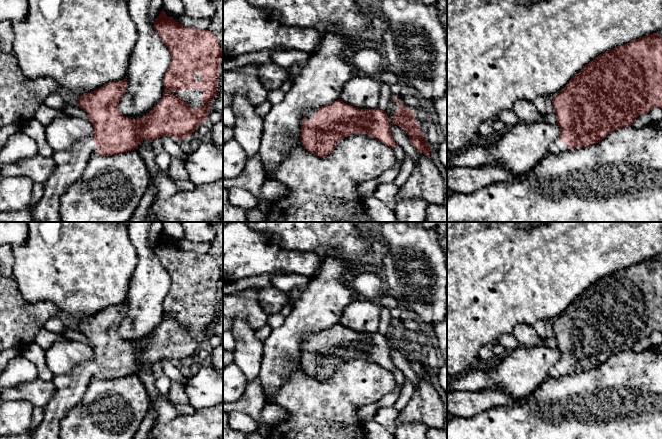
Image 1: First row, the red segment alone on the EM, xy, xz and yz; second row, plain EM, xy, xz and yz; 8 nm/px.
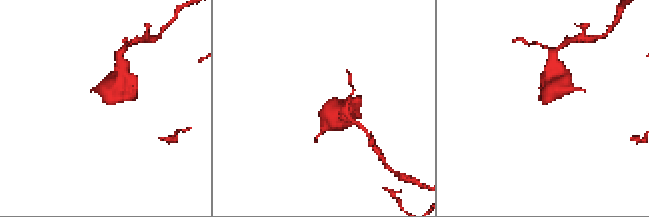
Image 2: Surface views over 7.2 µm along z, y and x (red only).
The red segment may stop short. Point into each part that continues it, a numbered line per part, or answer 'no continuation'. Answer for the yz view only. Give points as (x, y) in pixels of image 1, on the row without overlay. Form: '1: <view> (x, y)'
1: yz (557, 370)

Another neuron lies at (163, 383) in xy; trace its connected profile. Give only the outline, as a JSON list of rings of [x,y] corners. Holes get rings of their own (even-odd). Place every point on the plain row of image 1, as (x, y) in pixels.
[[[163,374],[156,380],[156,390],[160,395],[162,395],[166,400],[169,401],[168,399],[168,393],[170,389],[171,381],[170,379]]]

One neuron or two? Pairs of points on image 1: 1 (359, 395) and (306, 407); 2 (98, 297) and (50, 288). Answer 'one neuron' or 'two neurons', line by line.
1: one neuron
2: one neuron

